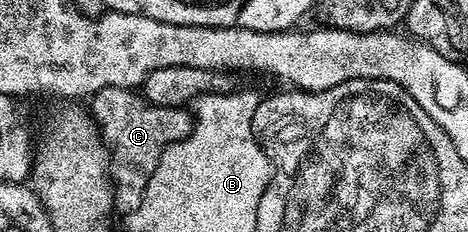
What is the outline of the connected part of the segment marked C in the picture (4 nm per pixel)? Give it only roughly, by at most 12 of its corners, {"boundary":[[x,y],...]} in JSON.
{"boundary":[[102,87],[90,112],[110,154],[115,212],[138,211],[184,107]]}

